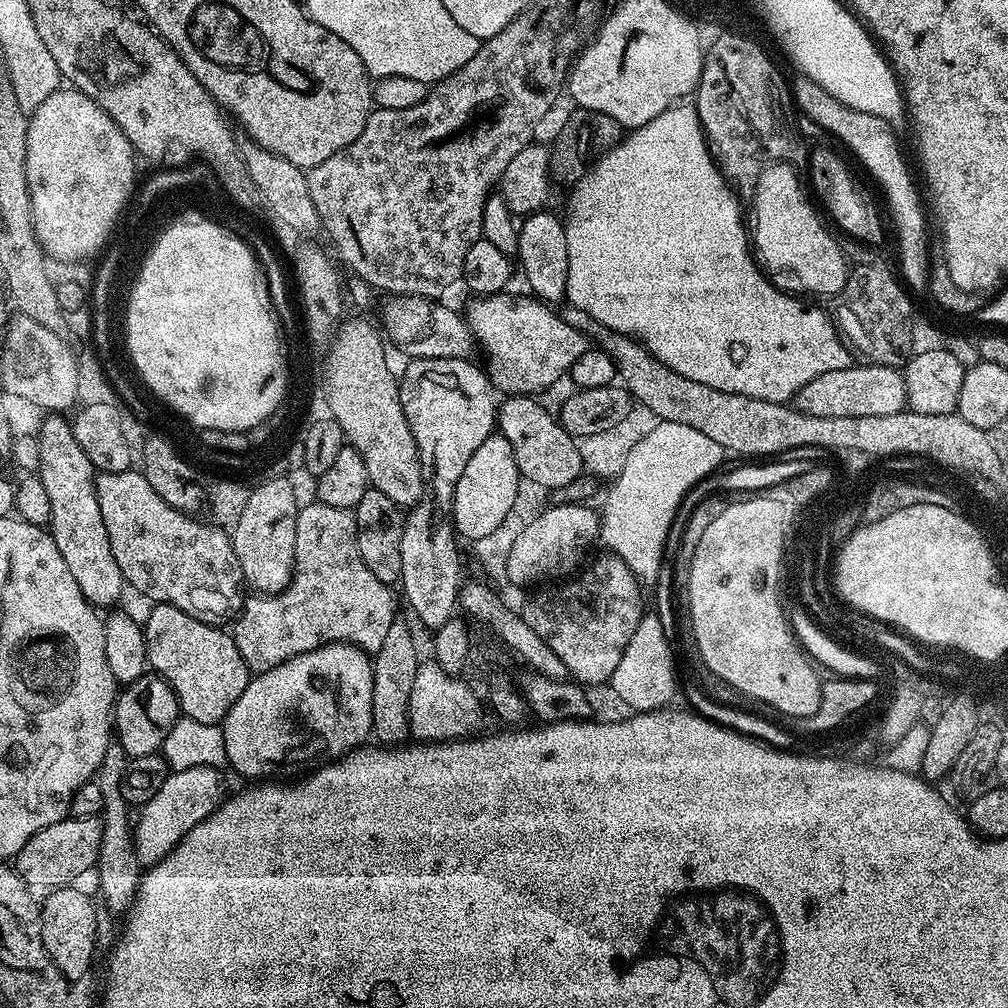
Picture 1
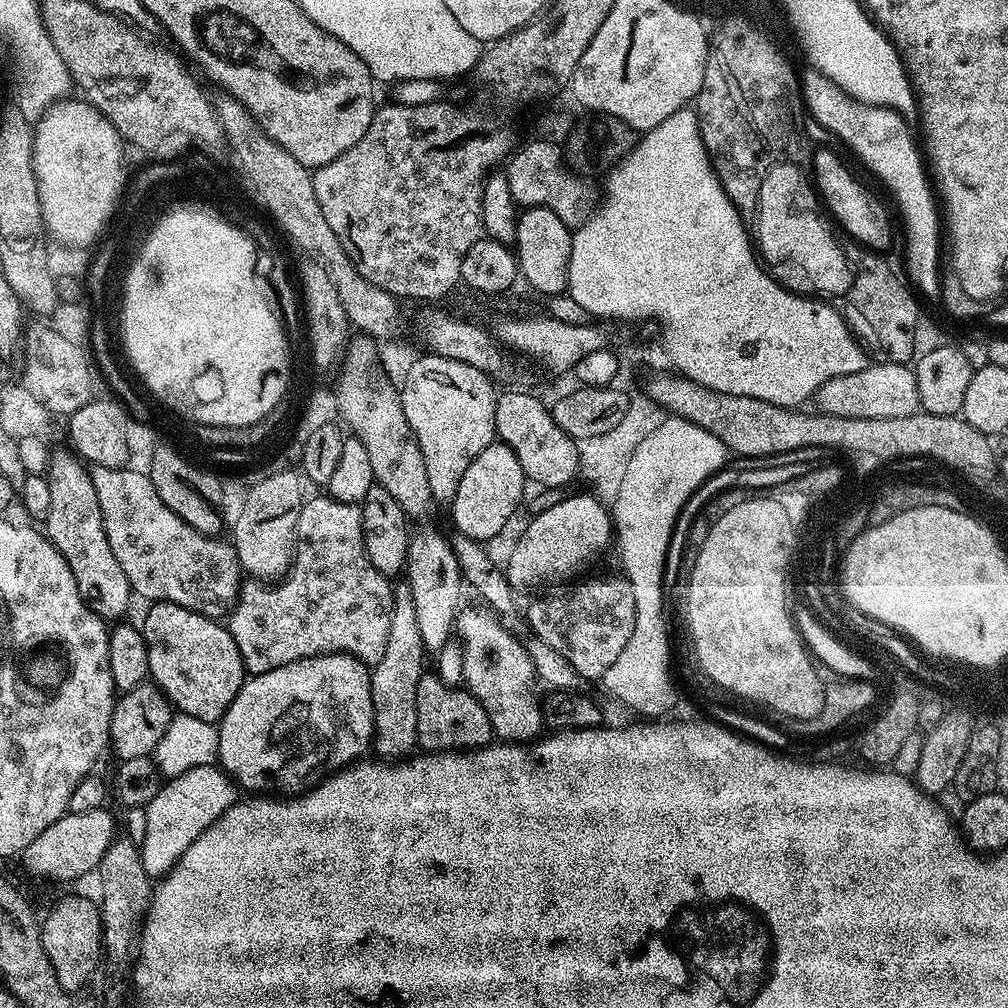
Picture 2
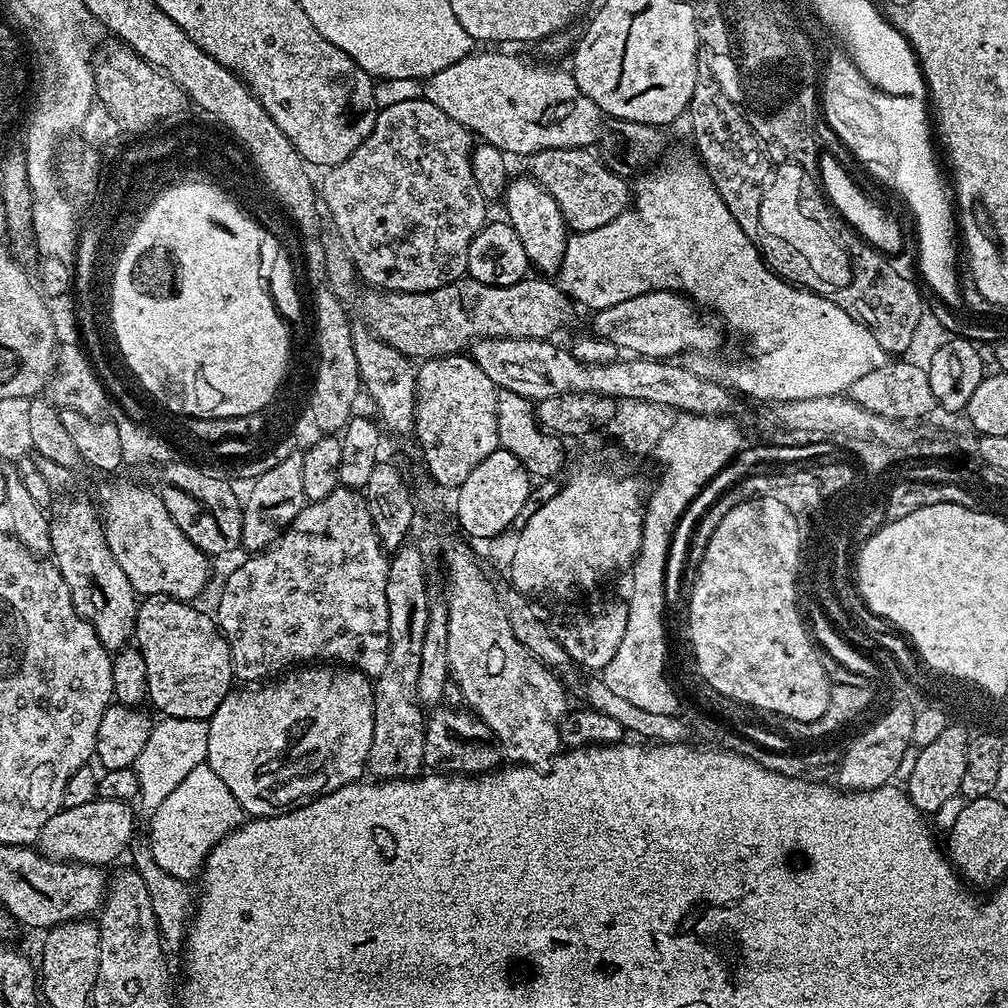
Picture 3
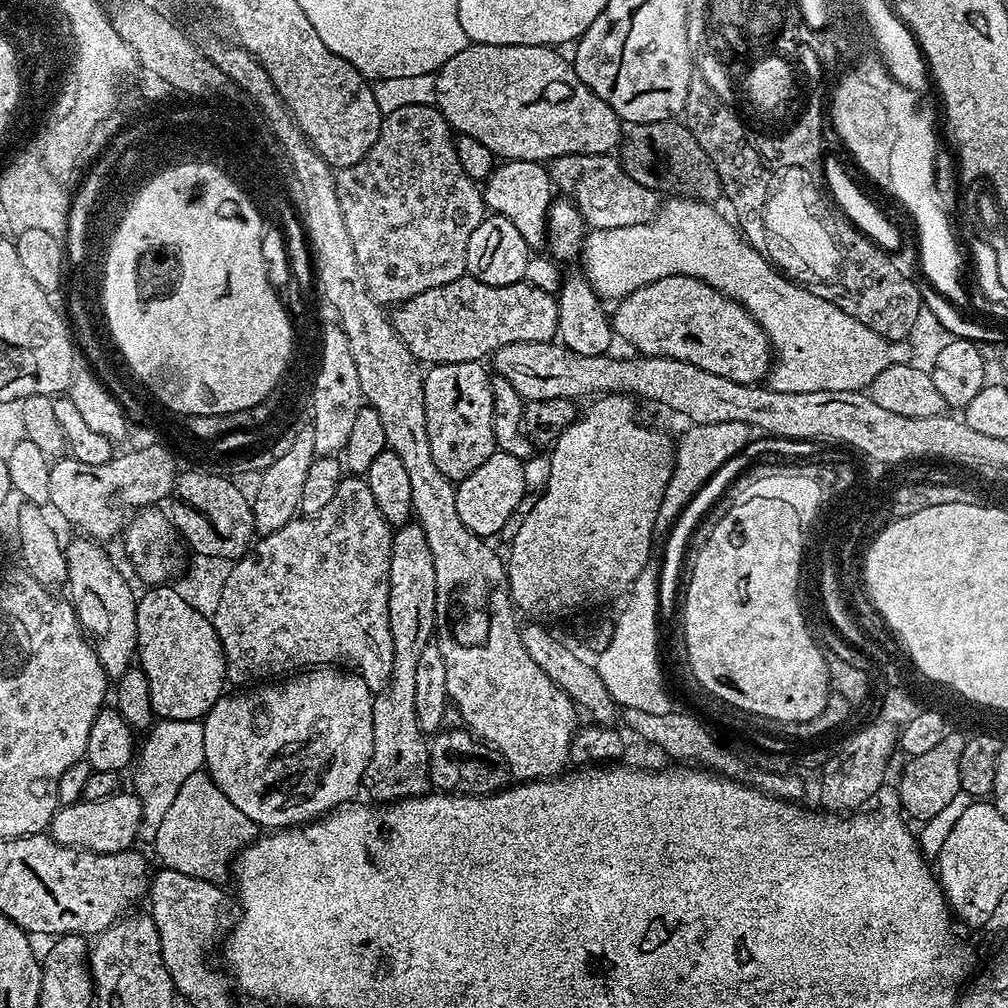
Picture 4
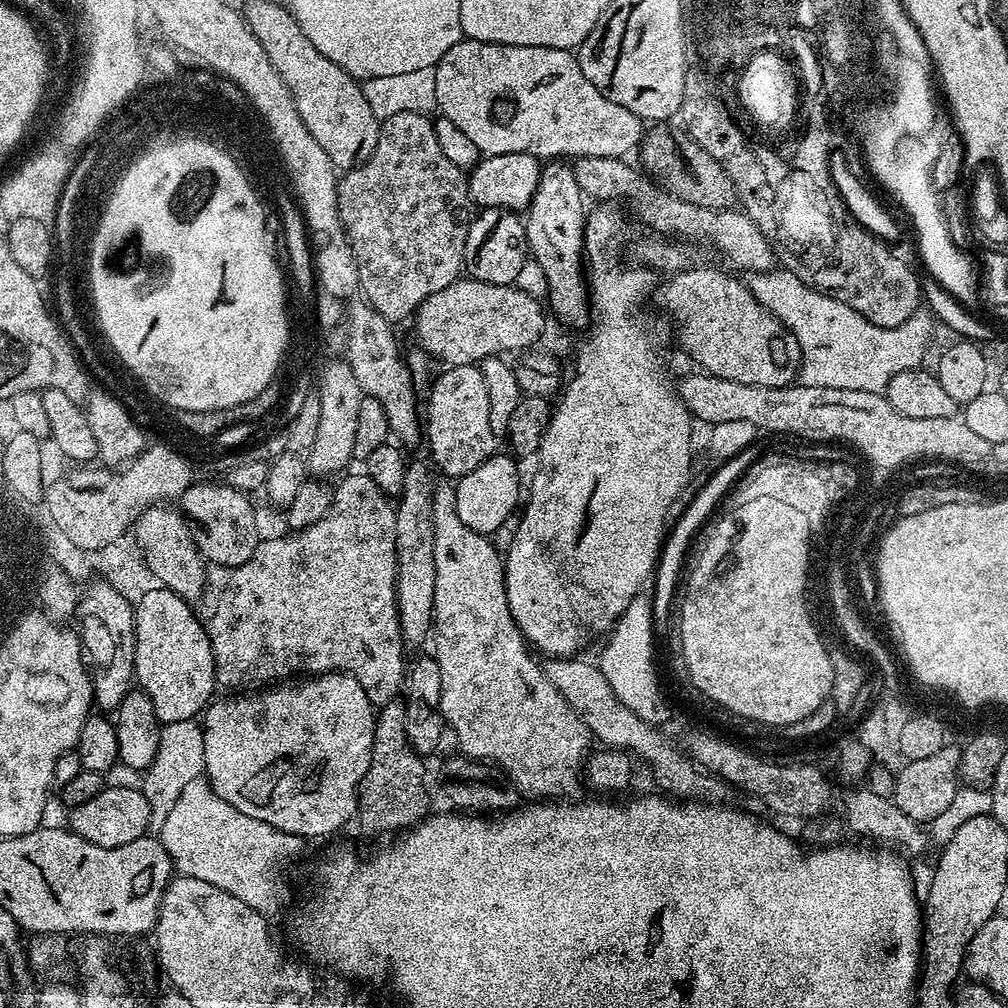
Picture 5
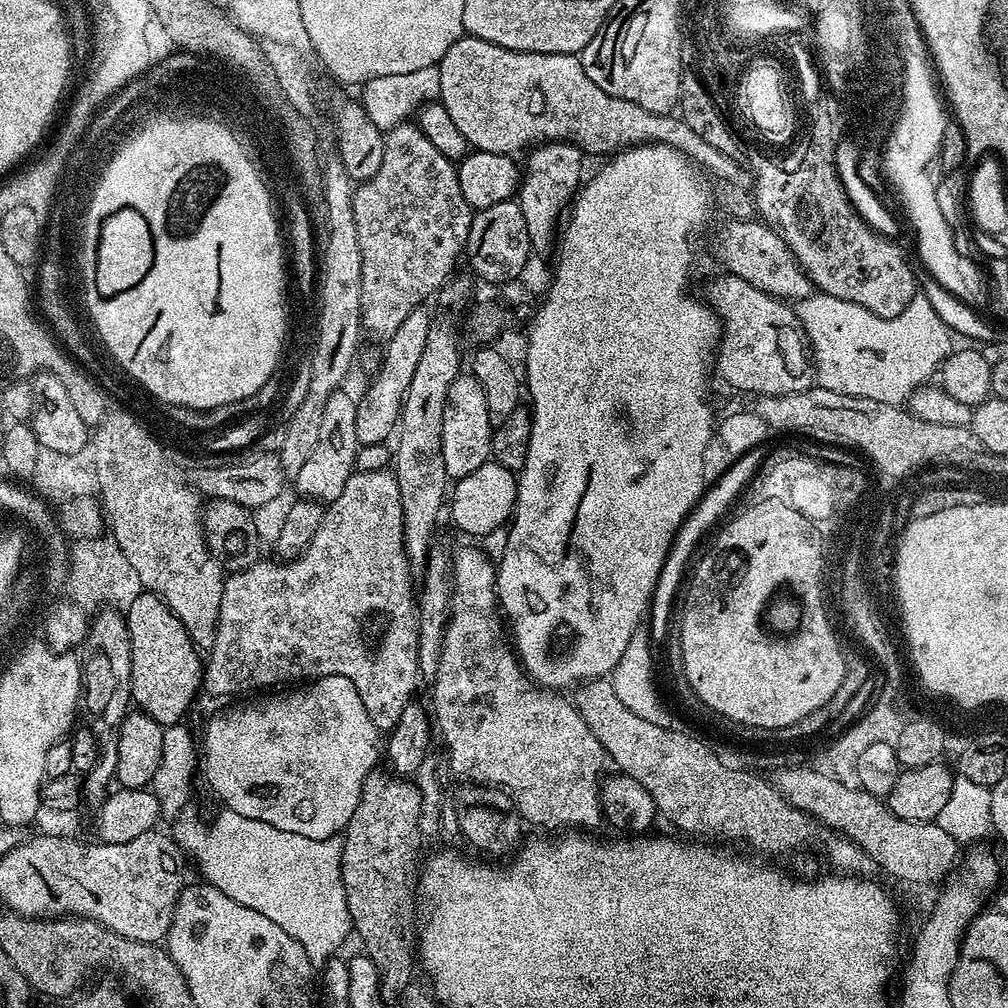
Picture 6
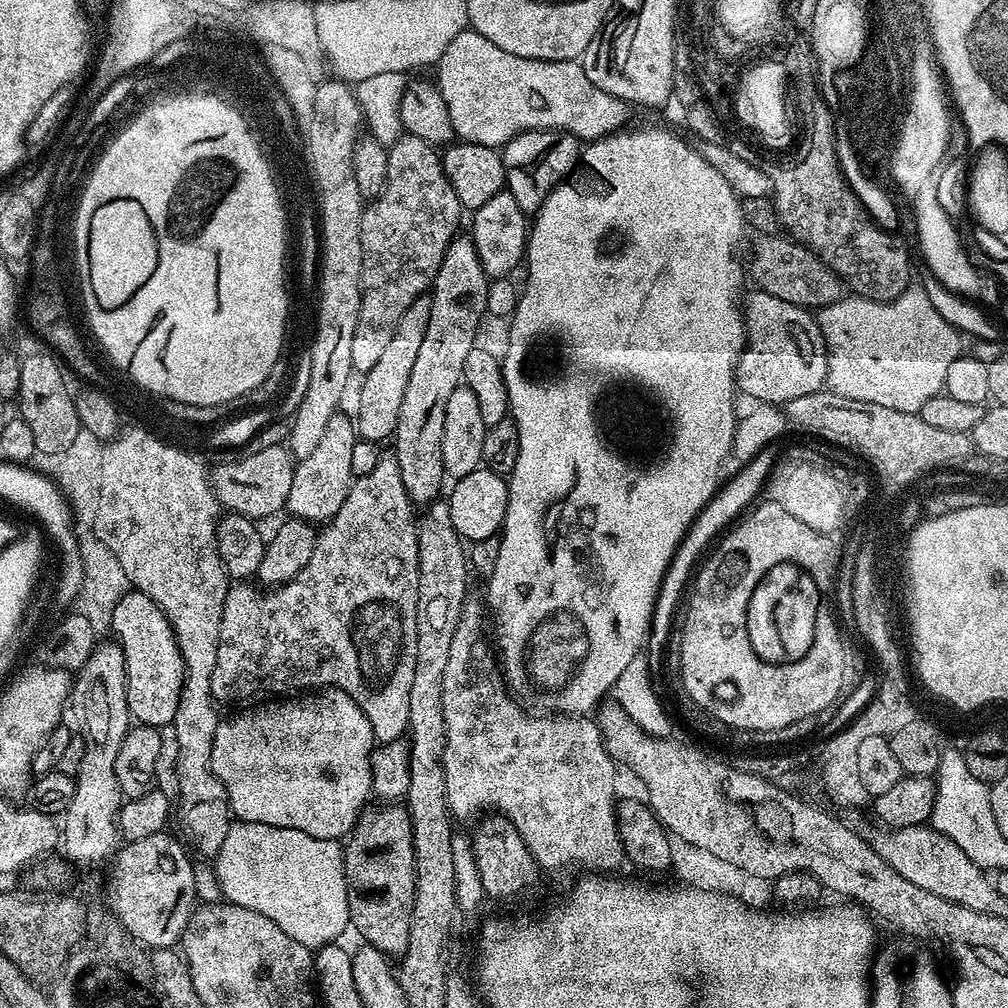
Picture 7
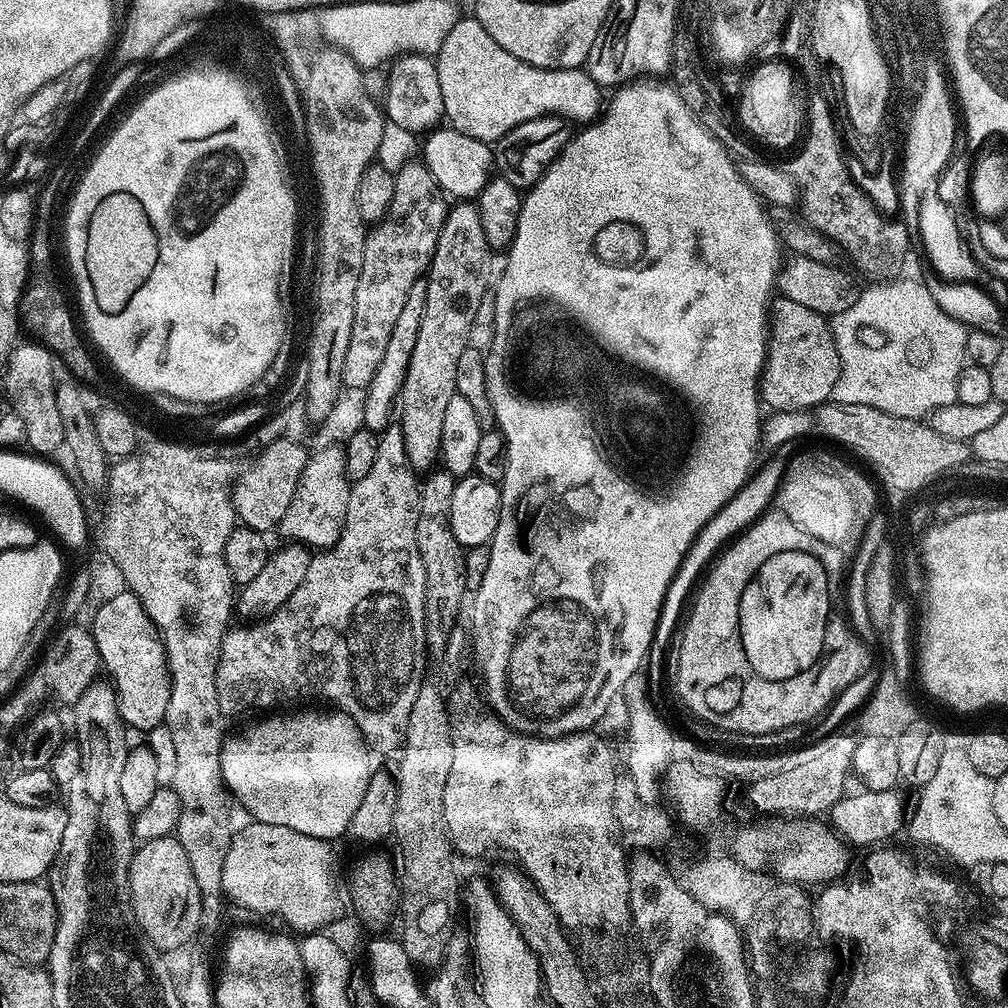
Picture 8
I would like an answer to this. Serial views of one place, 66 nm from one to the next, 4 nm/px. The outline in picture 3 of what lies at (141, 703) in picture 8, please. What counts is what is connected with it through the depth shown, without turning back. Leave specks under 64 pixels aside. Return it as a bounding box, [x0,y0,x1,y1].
[135,596,234,719]

